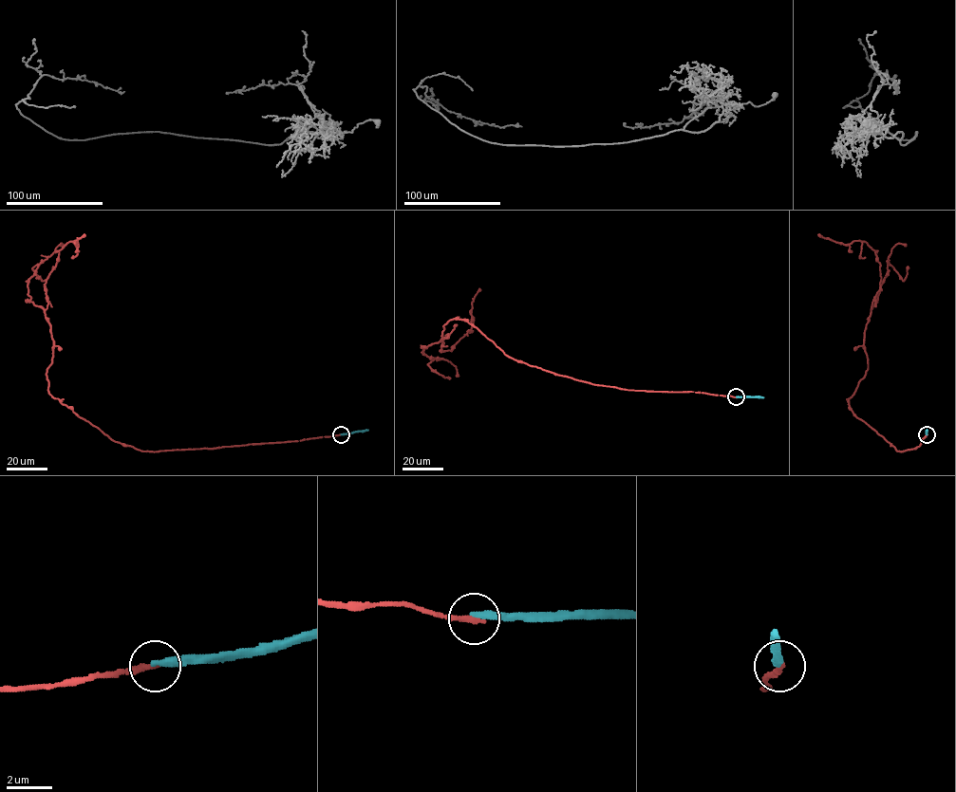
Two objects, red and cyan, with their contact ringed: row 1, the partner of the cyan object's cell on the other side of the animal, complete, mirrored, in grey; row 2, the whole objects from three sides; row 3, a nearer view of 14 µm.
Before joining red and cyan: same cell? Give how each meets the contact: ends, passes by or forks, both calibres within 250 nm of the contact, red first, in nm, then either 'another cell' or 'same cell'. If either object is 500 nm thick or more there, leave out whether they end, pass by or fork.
red ends | cyan ends | 280/320 nm | another cell

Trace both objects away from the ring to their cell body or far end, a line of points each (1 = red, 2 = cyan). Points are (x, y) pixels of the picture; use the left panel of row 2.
1: (341, 434), (141, 451), (114, 441), (54, 398), (46, 375), (53, 340), (45, 283), (59, 251), (84, 235)
2: (341, 434), (368, 430)

